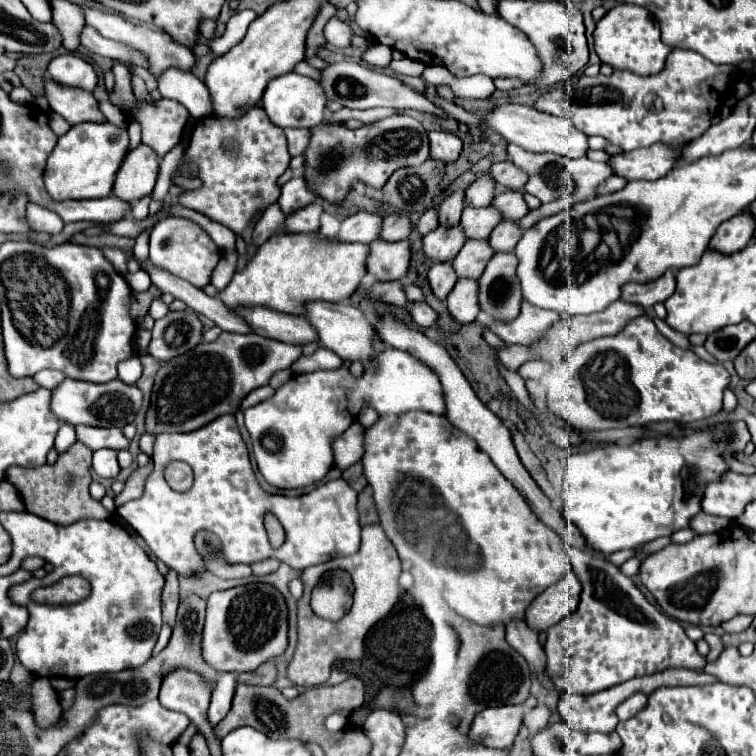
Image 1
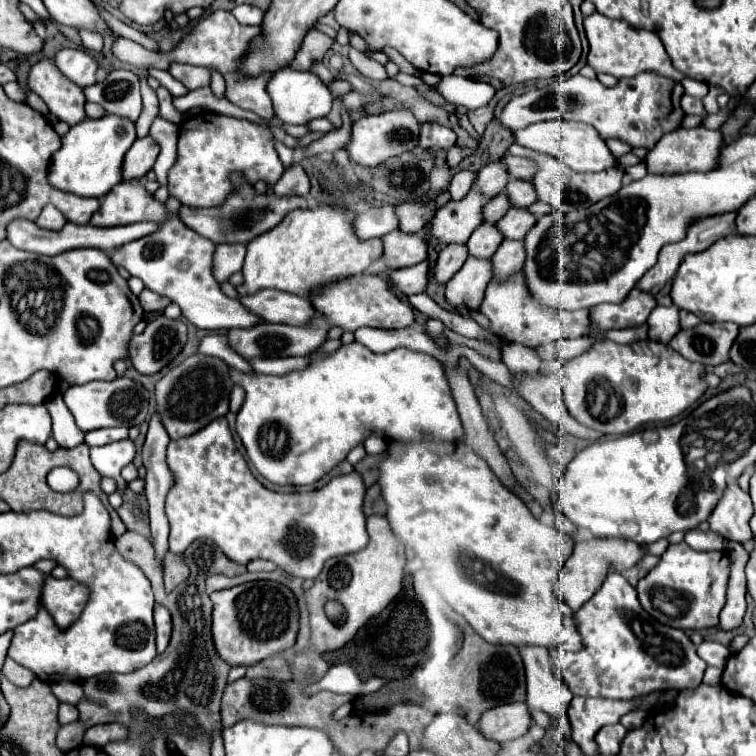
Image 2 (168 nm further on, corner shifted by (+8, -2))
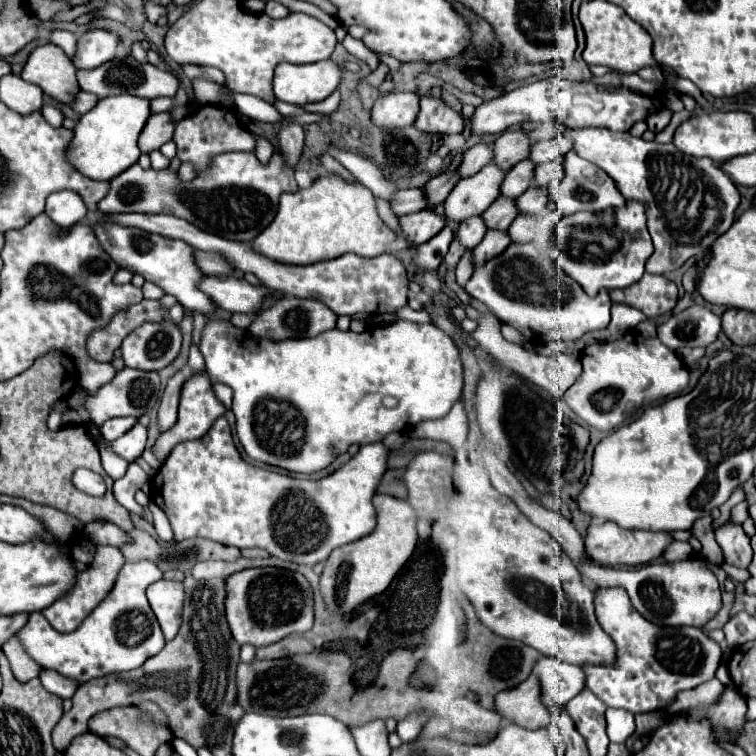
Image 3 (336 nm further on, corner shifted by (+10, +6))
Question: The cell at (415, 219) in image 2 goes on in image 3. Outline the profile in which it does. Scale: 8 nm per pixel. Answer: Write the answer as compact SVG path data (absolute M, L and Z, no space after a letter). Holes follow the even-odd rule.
M450 170L450 172L442 172L434 178L430 178L430 182L424 186L424 190L428 192L428 200L430 200L430 206L434 204L440 204L448 198L448 194L452 192L452 188L458 184L460 180L460 174L458 170Z

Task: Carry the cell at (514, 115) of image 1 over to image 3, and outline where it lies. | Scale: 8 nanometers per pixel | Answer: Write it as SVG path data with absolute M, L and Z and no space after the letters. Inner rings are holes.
M568 128L564 134L572 136L574 152L580 158L596 164L616 182L616 188L626 200L646 204L646 224L654 242L654 254L646 262L646 272L666 274L678 270L684 262L710 248L712 242L732 226L734 212L740 204L740 192L714 160L688 156L672 142L648 142L630 132Z

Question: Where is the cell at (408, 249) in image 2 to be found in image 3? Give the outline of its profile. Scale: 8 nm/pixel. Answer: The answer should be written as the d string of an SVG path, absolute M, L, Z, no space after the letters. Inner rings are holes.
M426 208L414 214L400 216L400 226L408 240L412 240L414 244L424 244L446 226L446 218L436 214L432 208Z

